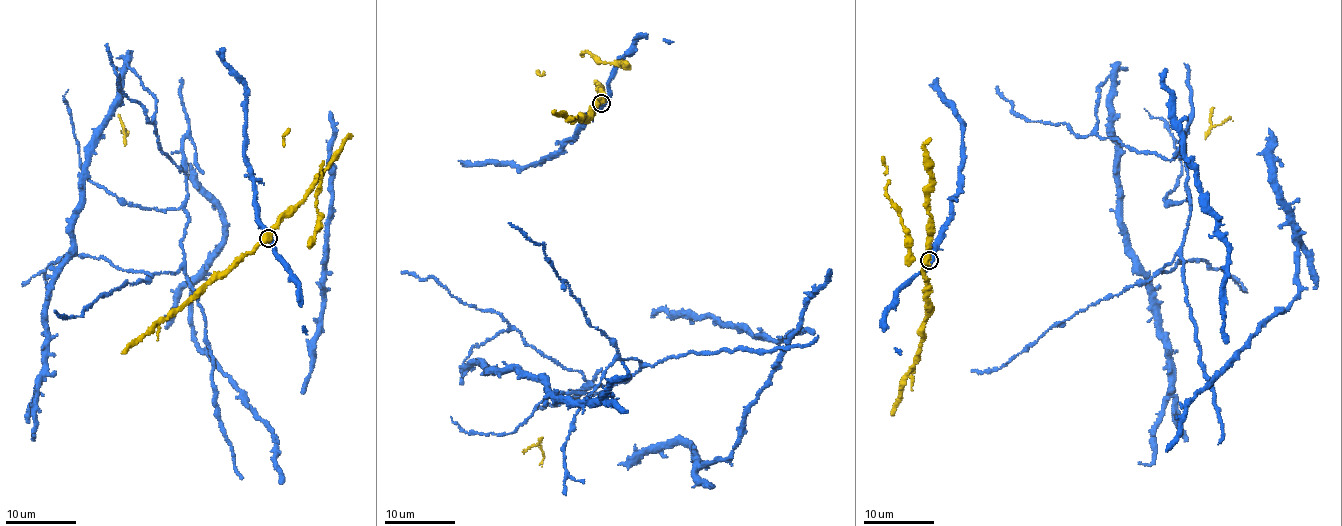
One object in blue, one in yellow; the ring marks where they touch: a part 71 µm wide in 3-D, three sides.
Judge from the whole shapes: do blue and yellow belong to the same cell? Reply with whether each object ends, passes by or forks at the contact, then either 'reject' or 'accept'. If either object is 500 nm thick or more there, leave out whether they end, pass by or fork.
reject

